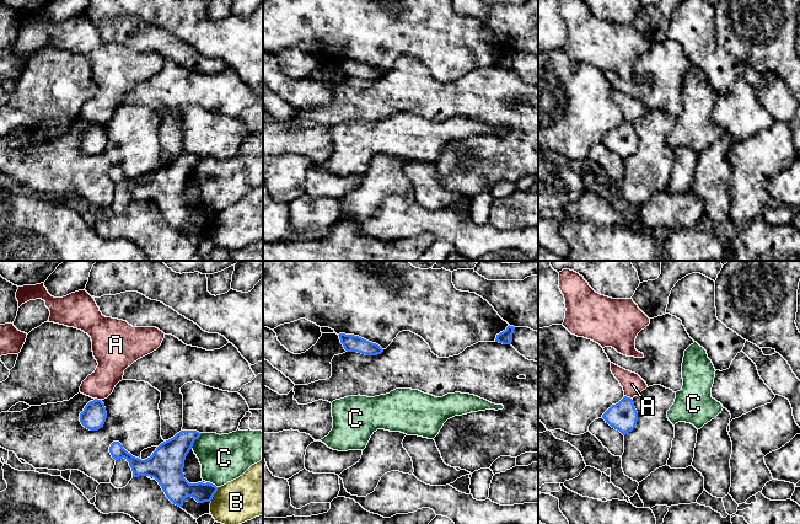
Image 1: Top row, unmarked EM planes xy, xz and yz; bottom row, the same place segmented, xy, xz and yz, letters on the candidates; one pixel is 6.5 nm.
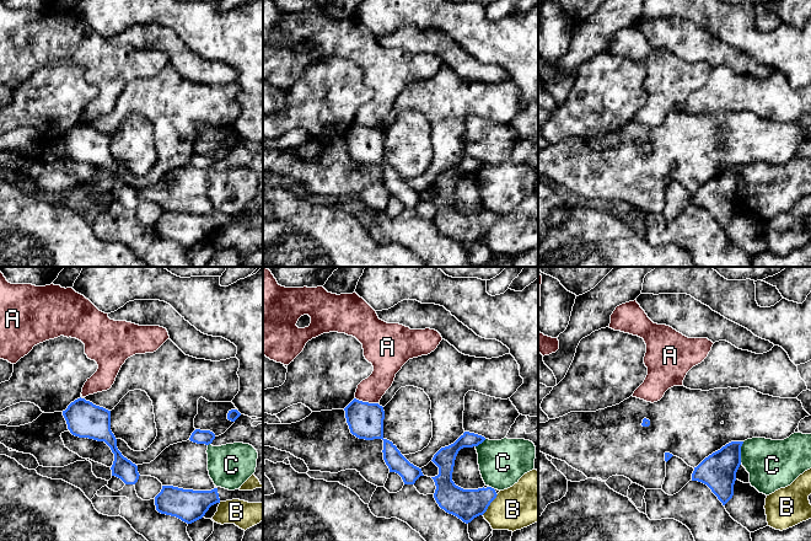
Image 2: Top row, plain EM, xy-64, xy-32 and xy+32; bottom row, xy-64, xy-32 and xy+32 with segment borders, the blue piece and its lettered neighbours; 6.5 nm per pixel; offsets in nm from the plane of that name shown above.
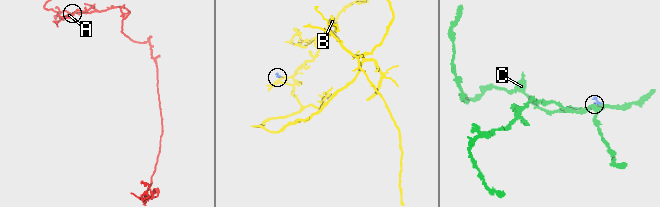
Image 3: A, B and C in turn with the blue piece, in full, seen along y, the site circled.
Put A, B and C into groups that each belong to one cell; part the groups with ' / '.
A / B / C

